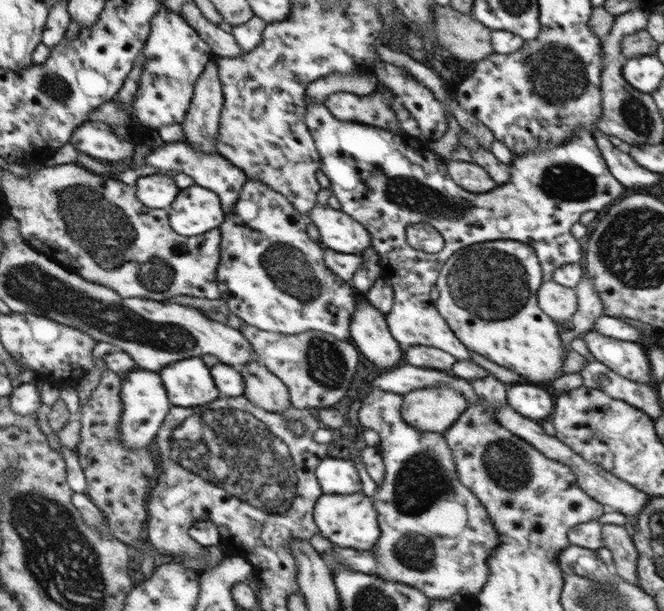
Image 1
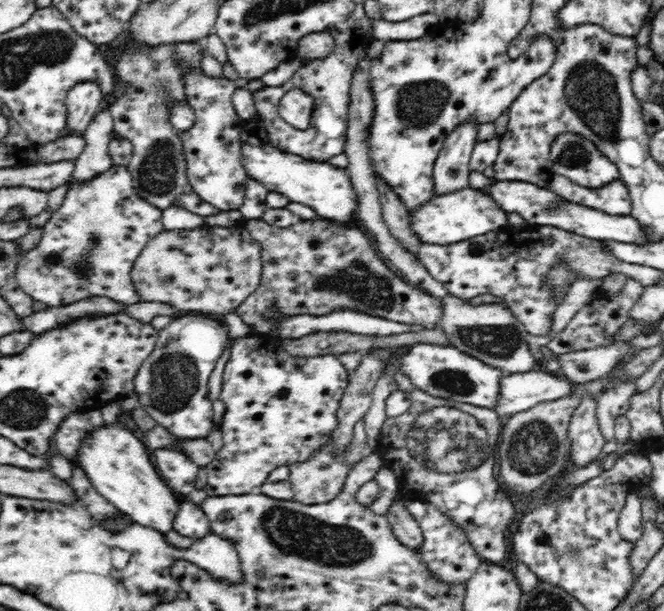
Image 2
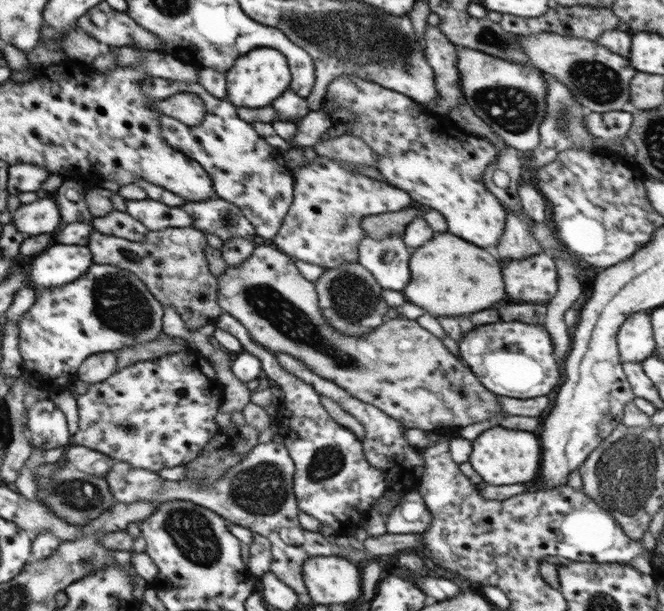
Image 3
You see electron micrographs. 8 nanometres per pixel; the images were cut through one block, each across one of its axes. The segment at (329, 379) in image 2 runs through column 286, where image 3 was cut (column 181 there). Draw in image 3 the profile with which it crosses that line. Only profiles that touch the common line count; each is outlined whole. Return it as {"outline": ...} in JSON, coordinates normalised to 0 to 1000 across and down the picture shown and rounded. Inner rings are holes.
{"outline":[[[285,566],[276,576],[258,576],[230,588],[200,594],[197,599],[173,606],[152,625],[134,628],[127,645],[114,648],[117,702],[116,707],[105,712],[105,722],[113,728],[152,740],[158,746],[169,750],[173,756],[190,758],[200,768],[209,766],[227,773],[239,773],[239,769],[245,769],[245,766],[262,766],[262,763],[285,758],[288,751],[292,751],[294,746],[303,741],[306,730],[309,730],[310,723],[322,712],[322,707],[328,704],[330,697],[322,689],[322,681],[328,678],[328,668],[334,661],[334,655],[333,628],[325,620],[325,609],[321,599],[318,599],[315,589],[312,589],[306,579]]]}

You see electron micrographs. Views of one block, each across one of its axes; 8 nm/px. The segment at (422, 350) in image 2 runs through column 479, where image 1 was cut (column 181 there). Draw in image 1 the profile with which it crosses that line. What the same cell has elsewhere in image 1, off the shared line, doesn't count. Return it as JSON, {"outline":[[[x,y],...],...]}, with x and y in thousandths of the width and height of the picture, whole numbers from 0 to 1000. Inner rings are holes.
{"outline":[[[300,584],[261,591],[235,610],[242,619],[256,663],[276,668],[303,664],[331,648],[315,601]]]}

